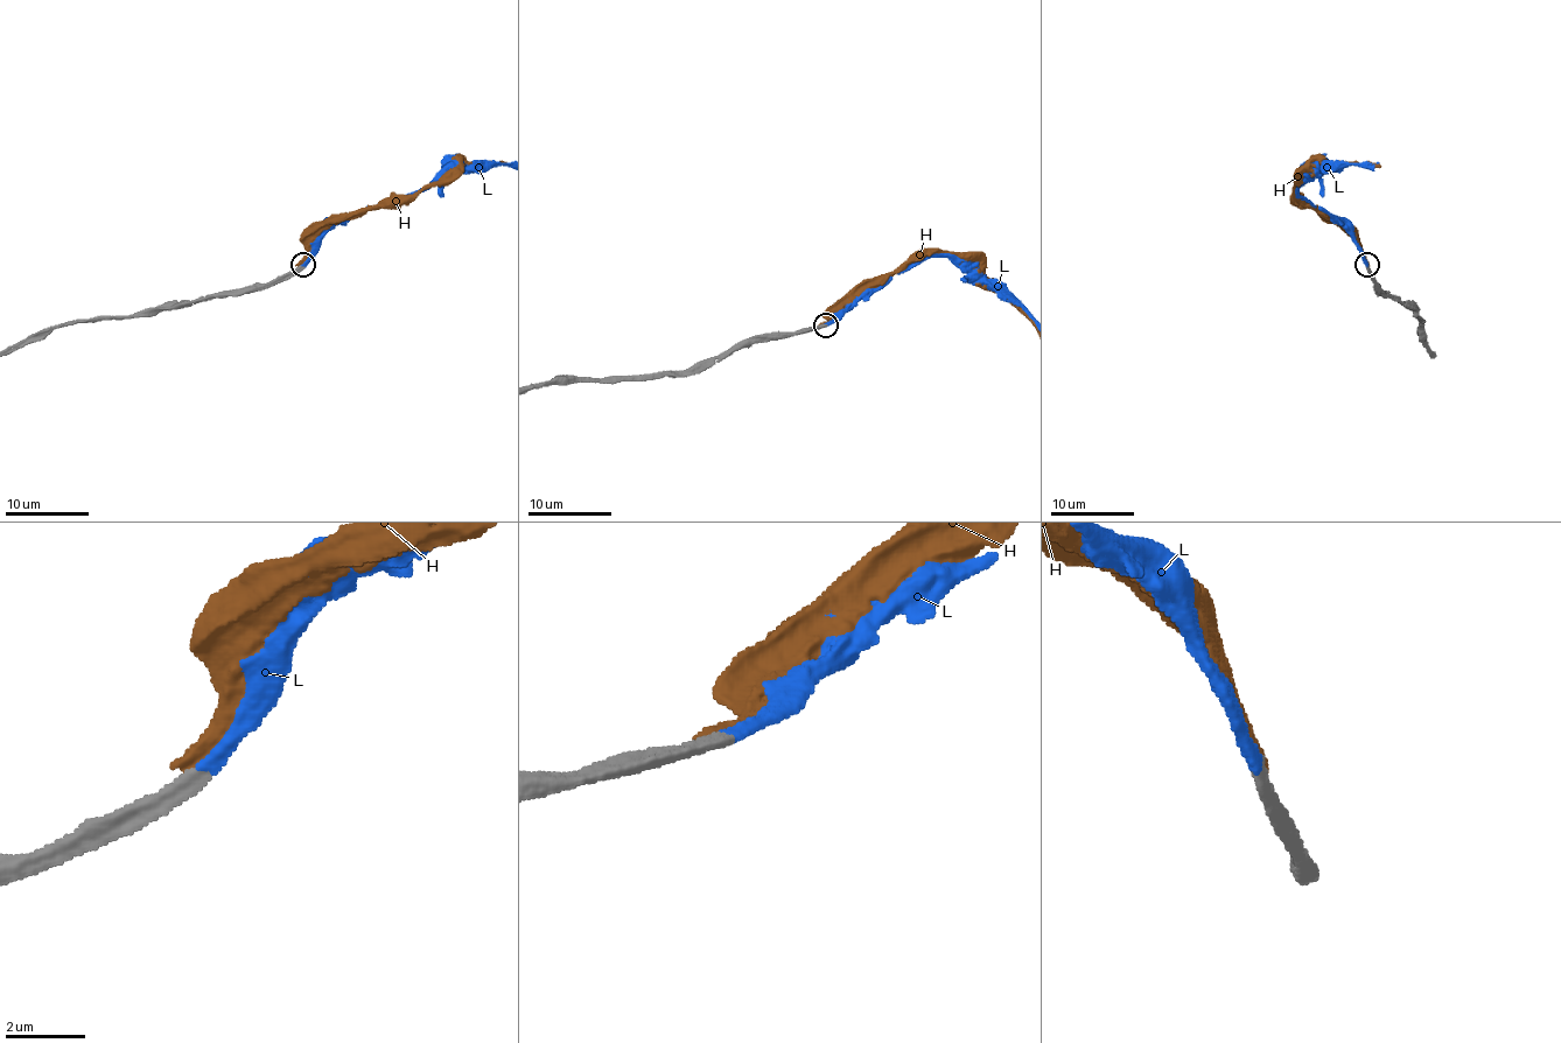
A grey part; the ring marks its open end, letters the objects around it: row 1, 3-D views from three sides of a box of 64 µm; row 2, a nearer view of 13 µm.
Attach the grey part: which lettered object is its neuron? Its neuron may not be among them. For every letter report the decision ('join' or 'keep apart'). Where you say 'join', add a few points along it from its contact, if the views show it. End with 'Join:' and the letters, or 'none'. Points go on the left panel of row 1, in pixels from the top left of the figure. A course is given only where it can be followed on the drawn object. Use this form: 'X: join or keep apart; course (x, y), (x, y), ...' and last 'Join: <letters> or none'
H: keep apart
L: join; course (301, 265), (335, 225), (369, 207), (429, 189), (450, 175), (498, 165)
Join: L

